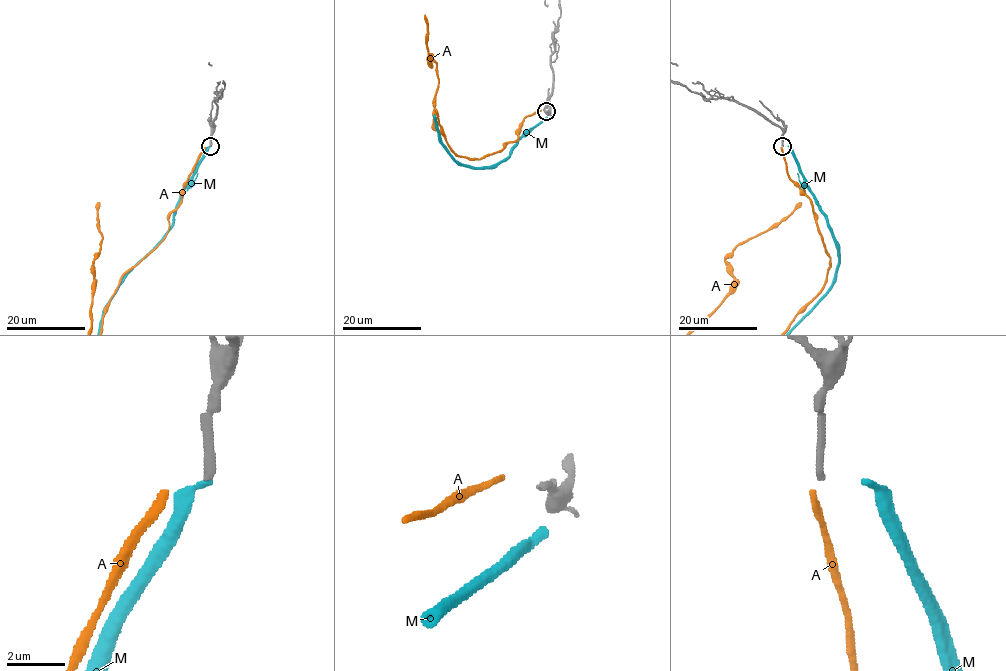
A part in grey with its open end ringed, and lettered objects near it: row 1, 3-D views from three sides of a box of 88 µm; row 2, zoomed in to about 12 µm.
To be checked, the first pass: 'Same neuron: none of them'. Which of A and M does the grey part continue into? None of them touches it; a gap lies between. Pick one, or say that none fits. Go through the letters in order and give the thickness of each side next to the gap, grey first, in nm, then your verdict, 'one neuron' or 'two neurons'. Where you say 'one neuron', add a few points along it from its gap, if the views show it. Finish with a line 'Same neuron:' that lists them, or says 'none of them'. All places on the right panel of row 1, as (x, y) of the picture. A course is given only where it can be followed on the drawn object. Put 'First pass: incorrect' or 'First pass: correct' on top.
First pass: correct
A: 280/220 nm | two neurons
M: 280/240 nm | two neurons
Same neuron: none of them

